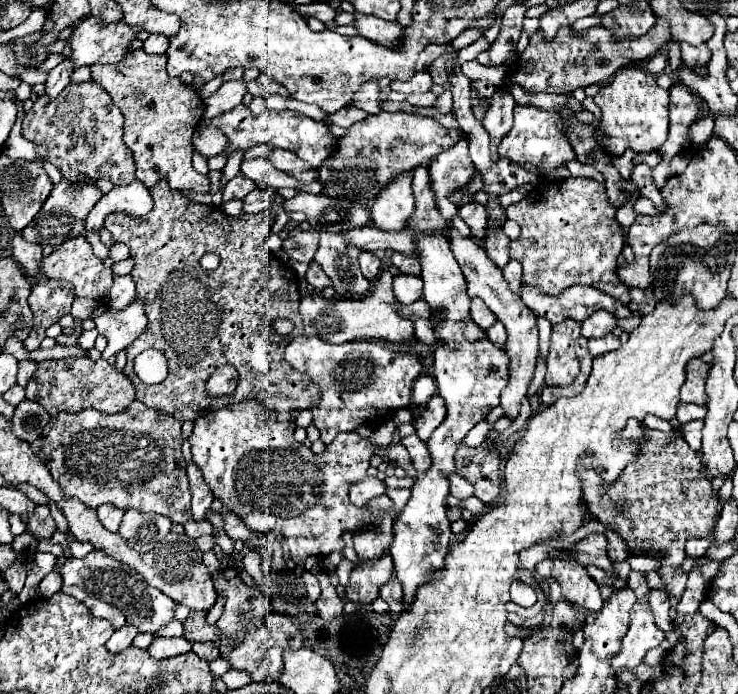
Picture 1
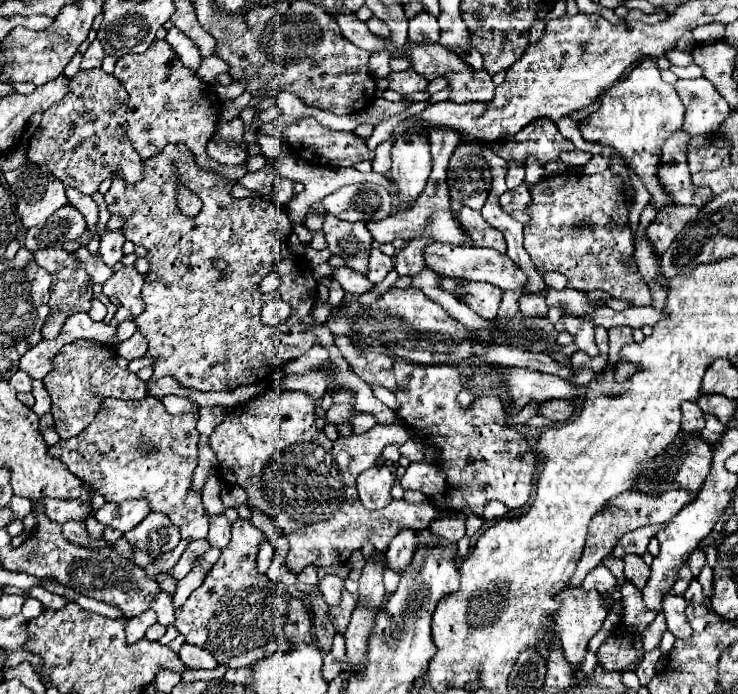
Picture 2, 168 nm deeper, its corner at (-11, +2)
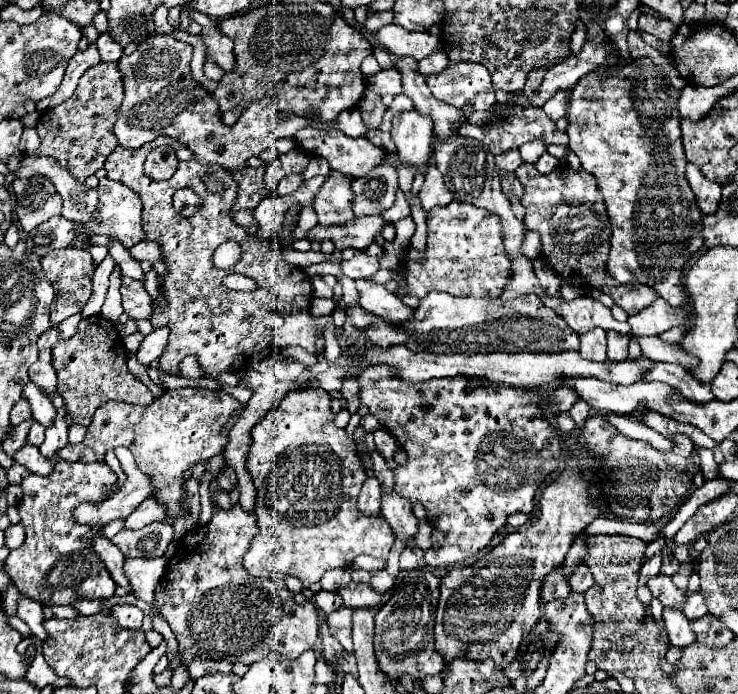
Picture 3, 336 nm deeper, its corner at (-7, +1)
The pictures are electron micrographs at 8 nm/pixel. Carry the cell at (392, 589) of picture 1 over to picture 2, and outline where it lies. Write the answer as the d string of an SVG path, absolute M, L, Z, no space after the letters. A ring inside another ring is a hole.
M414 531L398 533L392 539L392 543L390 543L388 551L386 551L388 569L392 569L398 575L402 575L408 569L408 565L412 563L414 551L416 551L416 535L414 535Z

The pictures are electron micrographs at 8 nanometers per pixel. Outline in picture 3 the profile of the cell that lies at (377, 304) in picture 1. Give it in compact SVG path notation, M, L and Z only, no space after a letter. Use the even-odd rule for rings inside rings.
M430 292L420 300L420 306L414 310L412 322L402 330L394 330L376 318L376 326L366 330L366 338L376 342L376 346L392 346L404 342L412 350L436 350L436 352L564 352L578 350L578 334L550 308L546 308L540 298L534 294L518 296L512 300L484 300L484 298L456 298L444 292Z

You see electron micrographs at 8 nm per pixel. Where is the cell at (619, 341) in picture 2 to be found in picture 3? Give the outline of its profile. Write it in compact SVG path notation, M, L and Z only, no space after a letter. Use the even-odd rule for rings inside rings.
M608 332L608 360L620 362L628 358L628 336L618 332Z

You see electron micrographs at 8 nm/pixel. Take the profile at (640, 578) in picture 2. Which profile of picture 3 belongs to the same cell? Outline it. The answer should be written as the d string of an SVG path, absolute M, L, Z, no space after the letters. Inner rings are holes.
M654 576L648 580L648 588L652 590L652 596L658 598L666 608L684 610L686 592L676 588L668 576Z

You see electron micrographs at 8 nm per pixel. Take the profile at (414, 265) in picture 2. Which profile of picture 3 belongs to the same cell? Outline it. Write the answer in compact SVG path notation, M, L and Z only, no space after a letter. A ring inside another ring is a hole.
M430 162L428 168L426 168L426 180L424 180L424 186L422 186L422 190L418 192L418 196L420 196L420 202L422 202L422 206L424 206L426 212L428 212L430 208L434 208L434 206L446 206L448 202L454 200L454 196L452 196L452 194L448 192L448 188L444 186L442 174L440 174L440 170L436 168L434 162Z

